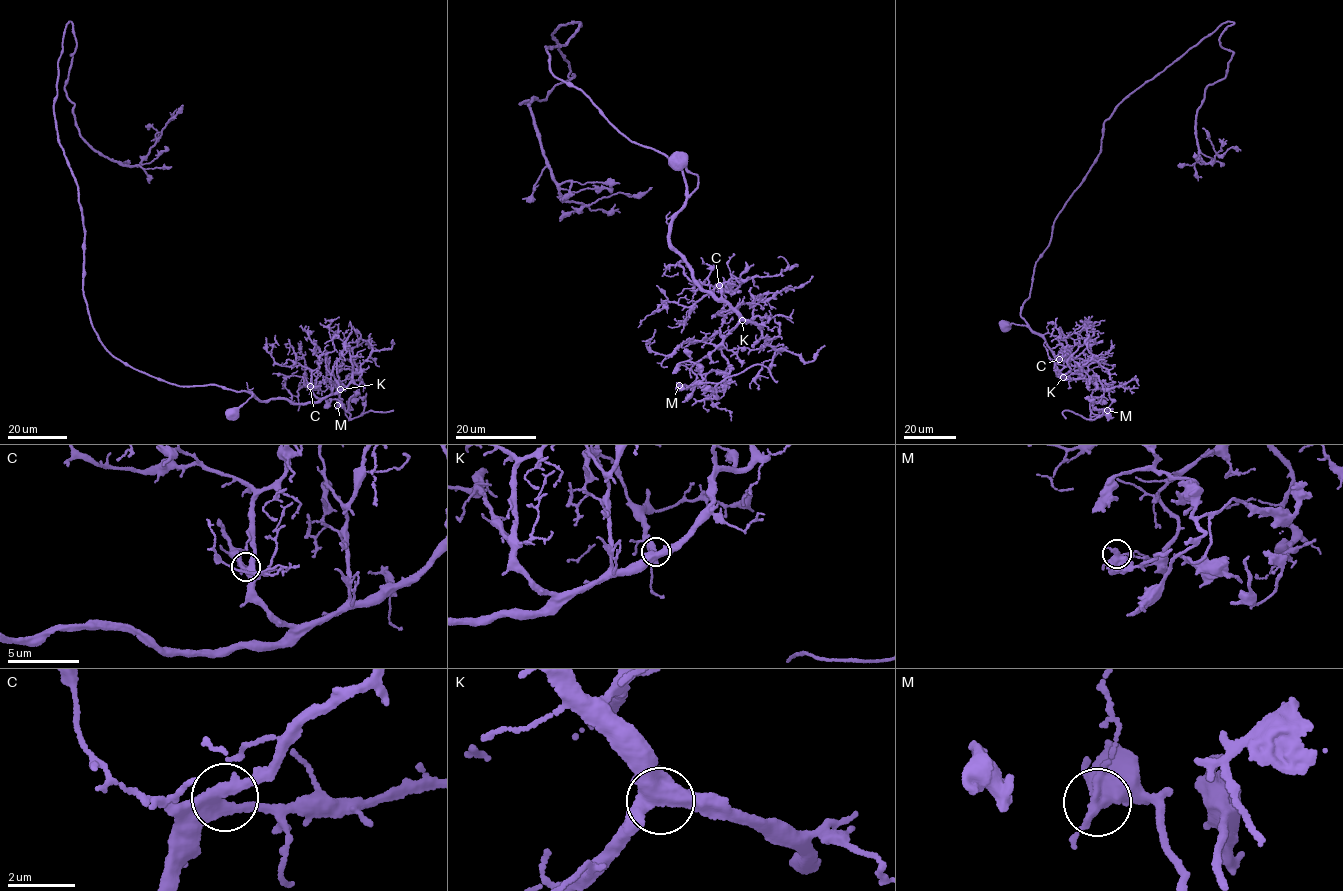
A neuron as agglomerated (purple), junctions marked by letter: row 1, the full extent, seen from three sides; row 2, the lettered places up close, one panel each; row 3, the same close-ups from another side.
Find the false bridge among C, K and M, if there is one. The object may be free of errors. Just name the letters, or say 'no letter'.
M

